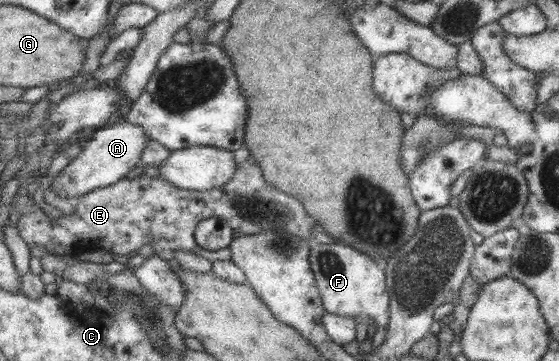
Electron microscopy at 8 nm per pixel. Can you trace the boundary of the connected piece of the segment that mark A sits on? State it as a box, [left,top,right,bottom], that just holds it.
[49,118,150,199]

